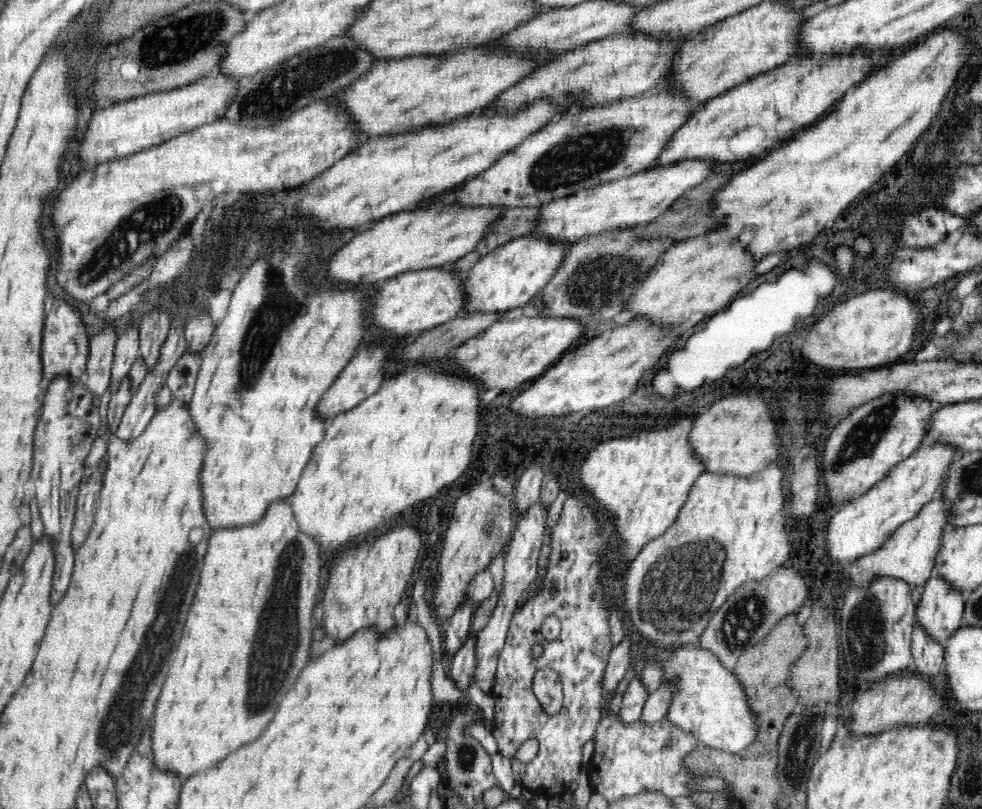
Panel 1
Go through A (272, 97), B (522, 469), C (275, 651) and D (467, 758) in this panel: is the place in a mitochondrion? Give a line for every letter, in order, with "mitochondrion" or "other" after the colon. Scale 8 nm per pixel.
A: mitochondrion
B: other
C: mitochondrion
D: mitochondrion

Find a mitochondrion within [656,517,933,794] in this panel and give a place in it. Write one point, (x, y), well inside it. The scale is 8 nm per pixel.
(864, 644)

